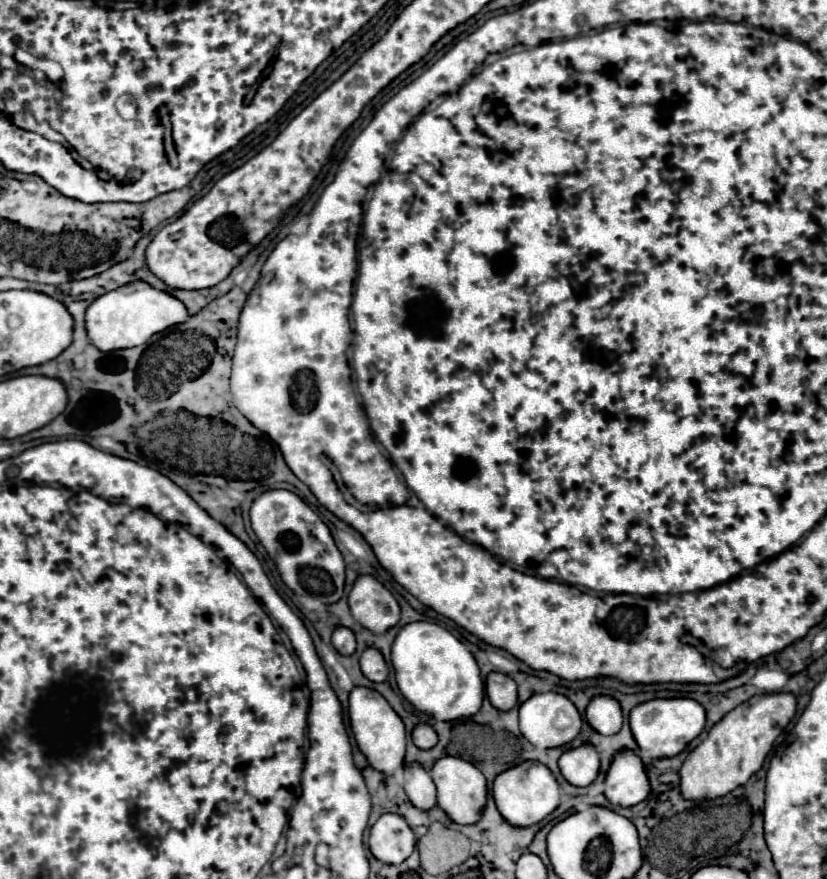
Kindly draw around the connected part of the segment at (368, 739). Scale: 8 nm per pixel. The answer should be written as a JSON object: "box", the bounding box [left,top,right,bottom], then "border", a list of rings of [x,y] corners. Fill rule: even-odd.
{"box":[349,686,405,776],"border":[[[363,686],[353,688],[349,694],[349,720],[351,720],[351,730],[357,740],[357,746],[365,754],[373,770],[391,776],[399,768],[403,768],[405,726],[401,718],[397,716],[397,712],[387,704],[387,700],[379,692],[371,688],[363,688]]]}

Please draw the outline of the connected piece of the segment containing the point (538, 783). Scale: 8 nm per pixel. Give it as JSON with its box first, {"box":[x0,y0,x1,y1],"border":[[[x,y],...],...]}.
{"box":[493,762,561,828],"border":[[[523,762],[499,774],[493,784],[493,800],[501,816],[515,828],[527,828],[545,820],[561,804],[561,788],[551,770],[539,762]]]}

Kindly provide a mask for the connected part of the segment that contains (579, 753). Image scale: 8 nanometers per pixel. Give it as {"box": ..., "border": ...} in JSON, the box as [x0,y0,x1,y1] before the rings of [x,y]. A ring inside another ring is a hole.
{"box":[559,744,599,786],"border":[[[591,744],[563,752],[559,770],[571,786],[589,786],[599,774],[599,754]]]}

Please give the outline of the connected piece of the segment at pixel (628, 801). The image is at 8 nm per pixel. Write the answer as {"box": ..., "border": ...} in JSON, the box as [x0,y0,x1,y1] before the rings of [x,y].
{"box":[605,752,651,806],"border":[[[619,752],[605,778],[605,798],[617,806],[635,806],[651,792],[643,762],[635,752]]]}

